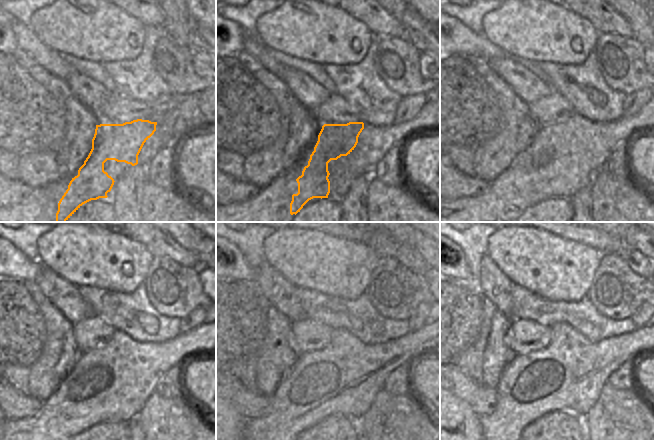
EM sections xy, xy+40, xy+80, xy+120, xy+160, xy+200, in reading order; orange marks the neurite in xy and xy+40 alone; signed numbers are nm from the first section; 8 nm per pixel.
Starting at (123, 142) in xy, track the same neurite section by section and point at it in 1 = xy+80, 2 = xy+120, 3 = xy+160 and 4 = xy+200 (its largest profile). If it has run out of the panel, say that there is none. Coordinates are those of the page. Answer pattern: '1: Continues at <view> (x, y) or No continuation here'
1: Continues at xy+80 (543, 169)
2: Continues at xy+120 (95, 399)
3: Continues at xy+160 (320, 398)
4: Continues at xy+200 (564, 377)

